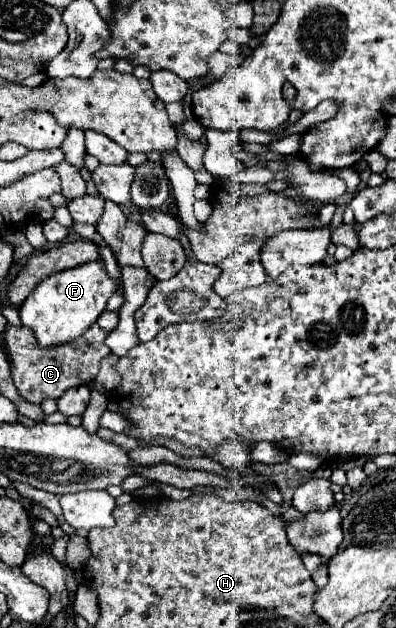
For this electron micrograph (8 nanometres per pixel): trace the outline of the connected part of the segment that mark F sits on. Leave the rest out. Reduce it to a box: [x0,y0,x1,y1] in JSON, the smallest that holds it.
[20,262,118,348]

